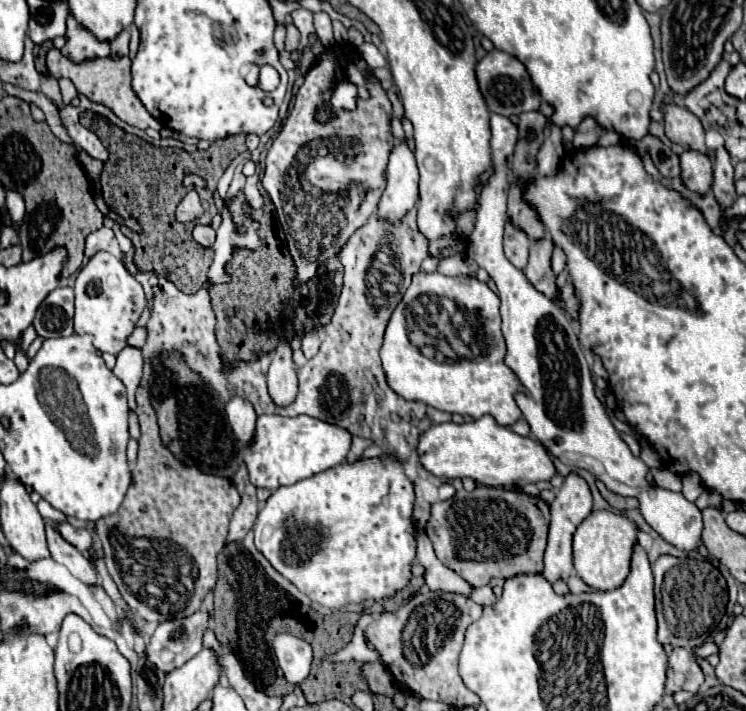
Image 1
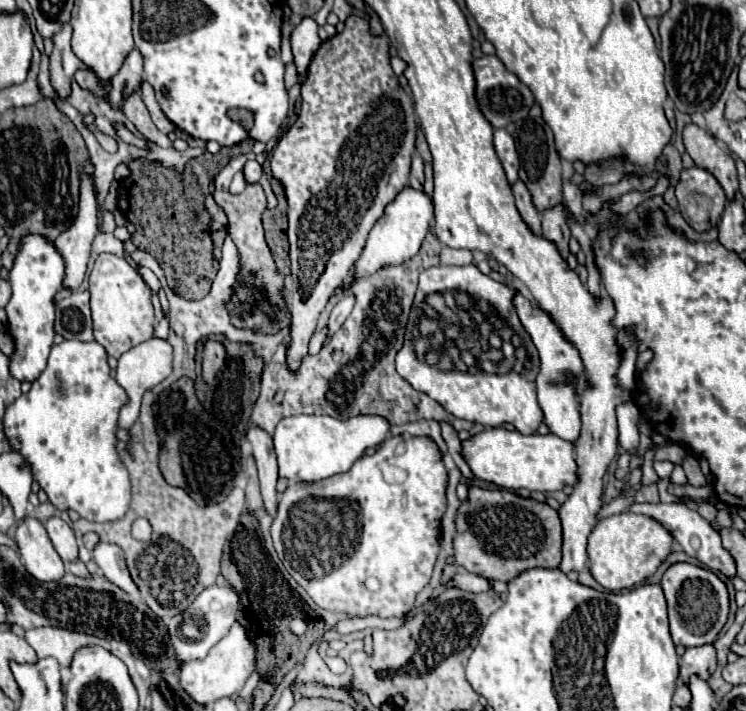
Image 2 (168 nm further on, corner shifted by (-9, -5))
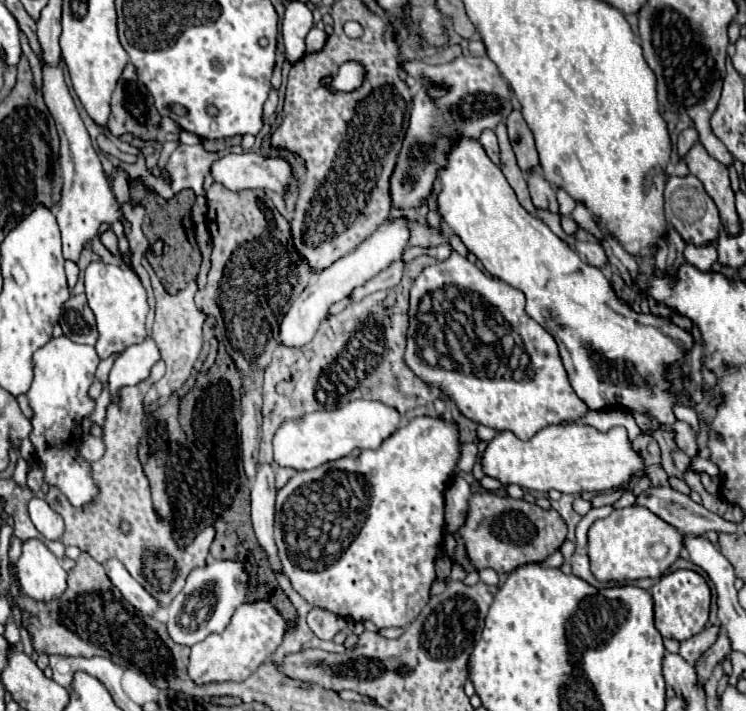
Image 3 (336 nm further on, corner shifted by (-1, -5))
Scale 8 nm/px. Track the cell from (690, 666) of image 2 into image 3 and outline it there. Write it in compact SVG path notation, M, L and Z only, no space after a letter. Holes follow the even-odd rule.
M713 625L713 627L707 627L705 631L701 631L697 637L691 637L689 641L683 641L681 643L681 649L679 649L679 655L689 663L689 665L697 665L699 657L715 643L717 639L717 633L719 633L719 627Z

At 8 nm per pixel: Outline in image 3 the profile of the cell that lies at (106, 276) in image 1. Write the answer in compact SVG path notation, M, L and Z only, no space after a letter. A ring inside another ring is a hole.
M91 261L85 271L85 293L89 307L97 319L99 339L95 343L95 349L101 359L121 353L129 345L141 343L147 337L145 331L145 317L149 311L147 291L143 289L133 269L121 265L109 265L103 261Z

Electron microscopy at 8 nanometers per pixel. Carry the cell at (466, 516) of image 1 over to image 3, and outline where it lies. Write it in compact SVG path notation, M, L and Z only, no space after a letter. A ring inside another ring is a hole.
M489 491L473 493L469 501L469 511L465 523L459 527L457 535L465 543L467 557L471 559L477 571L495 569L499 575L511 573L519 565L541 563L565 541L567 529L557 511L541 509L535 503L527 503L523 499L499 497Z

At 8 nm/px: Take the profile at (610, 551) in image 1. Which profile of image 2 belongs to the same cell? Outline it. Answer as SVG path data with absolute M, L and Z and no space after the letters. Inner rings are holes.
M619 513L601 519L591 535L589 535L589 561L591 561L591 575L599 585L609 591L621 591L635 587L649 579L657 567L665 561L665 557L673 551L673 535L665 529L659 521L653 521L647 515L637 513Z

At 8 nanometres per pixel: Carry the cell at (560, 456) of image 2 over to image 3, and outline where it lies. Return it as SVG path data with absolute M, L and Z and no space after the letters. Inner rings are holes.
M549 425L535 433L533 439L521 441L511 431L499 431L495 439L487 445L483 455L479 457L483 473L487 477L497 479L503 485L519 485L529 491L547 493L557 489L561 493L583 493L583 491L607 491L613 487L621 487L627 483L637 469L643 469L641 457L633 451L627 441L627 431L623 427L615 427L607 433L601 433L589 425Z

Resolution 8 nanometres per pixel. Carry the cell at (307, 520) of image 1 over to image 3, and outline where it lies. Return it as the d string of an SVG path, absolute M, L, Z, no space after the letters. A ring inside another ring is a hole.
M417 417L405 423L401 429L397 429L391 437L383 441L383 445L375 451L363 451L359 457L343 457L341 461L331 461L321 465L321 469L313 469L309 473L295 473L289 483L277 491L277 507L275 507L275 543L279 549L279 559L283 565L285 575L289 577L293 589L313 607L327 609L331 613L337 613L351 621L371 621L379 629L383 627L407 627L417 613L427 605L429 601L429 587L435 581L435 557L443 543L443 493L445 485L453 477L455 465L459 459L459 435L455 423L447 423L443 419L431 419L431 417Z

